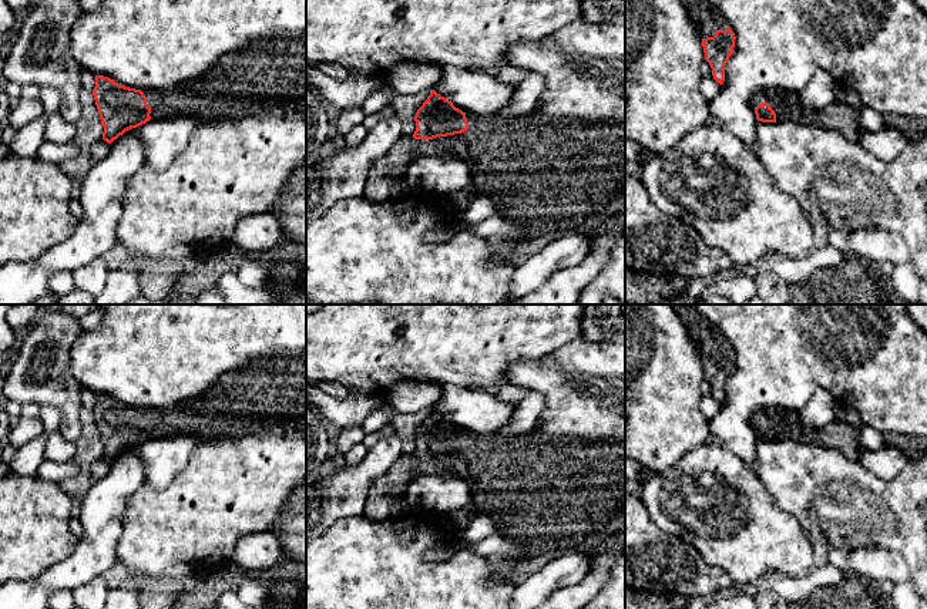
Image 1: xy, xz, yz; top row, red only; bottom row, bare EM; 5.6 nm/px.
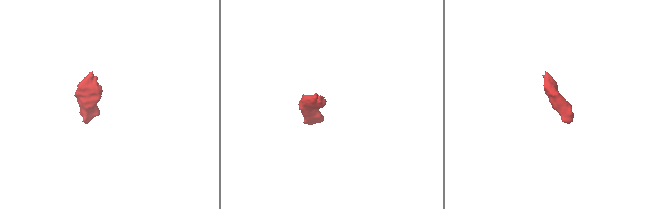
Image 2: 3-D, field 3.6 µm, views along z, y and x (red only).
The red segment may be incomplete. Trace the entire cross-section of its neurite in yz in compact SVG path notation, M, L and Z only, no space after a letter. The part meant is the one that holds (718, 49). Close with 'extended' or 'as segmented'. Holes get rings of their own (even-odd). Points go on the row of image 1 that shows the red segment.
M681 0L702 40L705 60L713 78L722 85L725 65L735 47L735 33L728 20L708 0Z; extended

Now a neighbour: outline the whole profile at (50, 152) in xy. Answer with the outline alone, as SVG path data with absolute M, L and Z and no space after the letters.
M44 142L37 151L37 157L40 159L57 165L64 159L74 158L77 154L78 148L71 142L68 144Z

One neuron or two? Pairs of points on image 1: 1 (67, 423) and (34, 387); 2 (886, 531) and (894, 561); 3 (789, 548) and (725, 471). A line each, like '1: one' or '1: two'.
1: one
2: two
3: one

